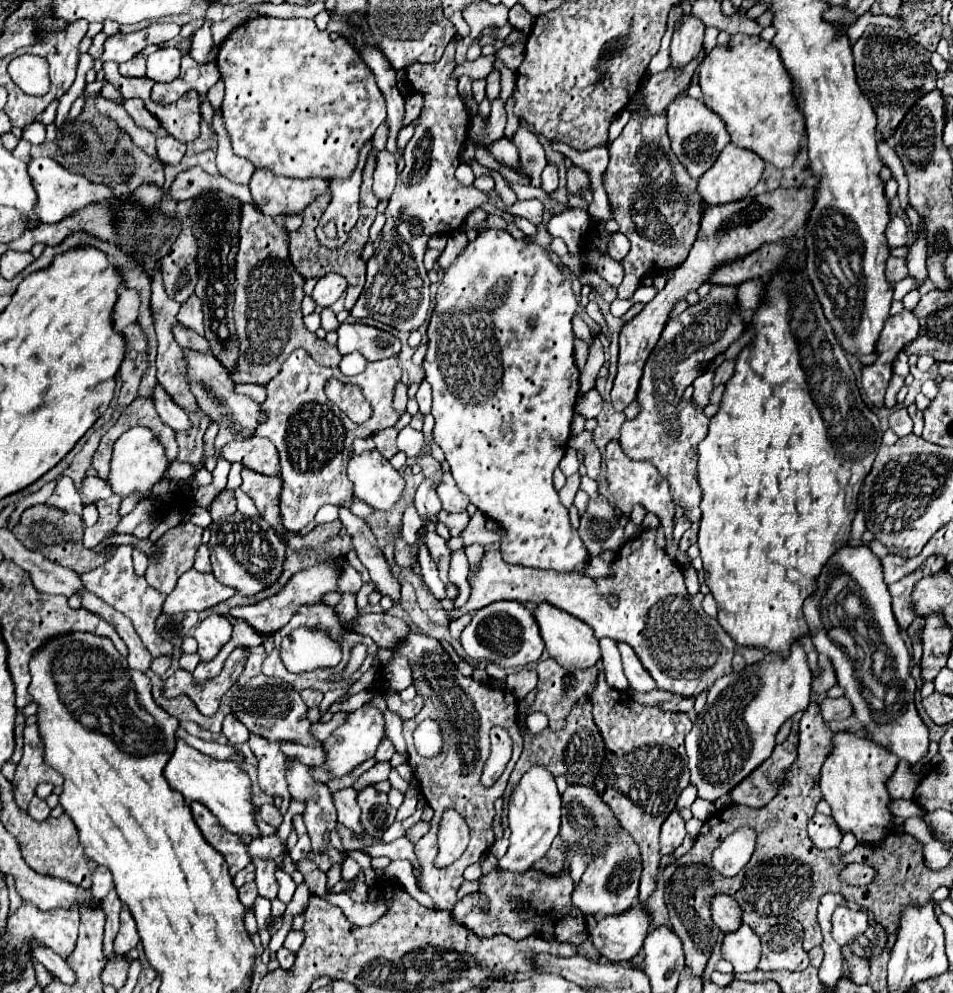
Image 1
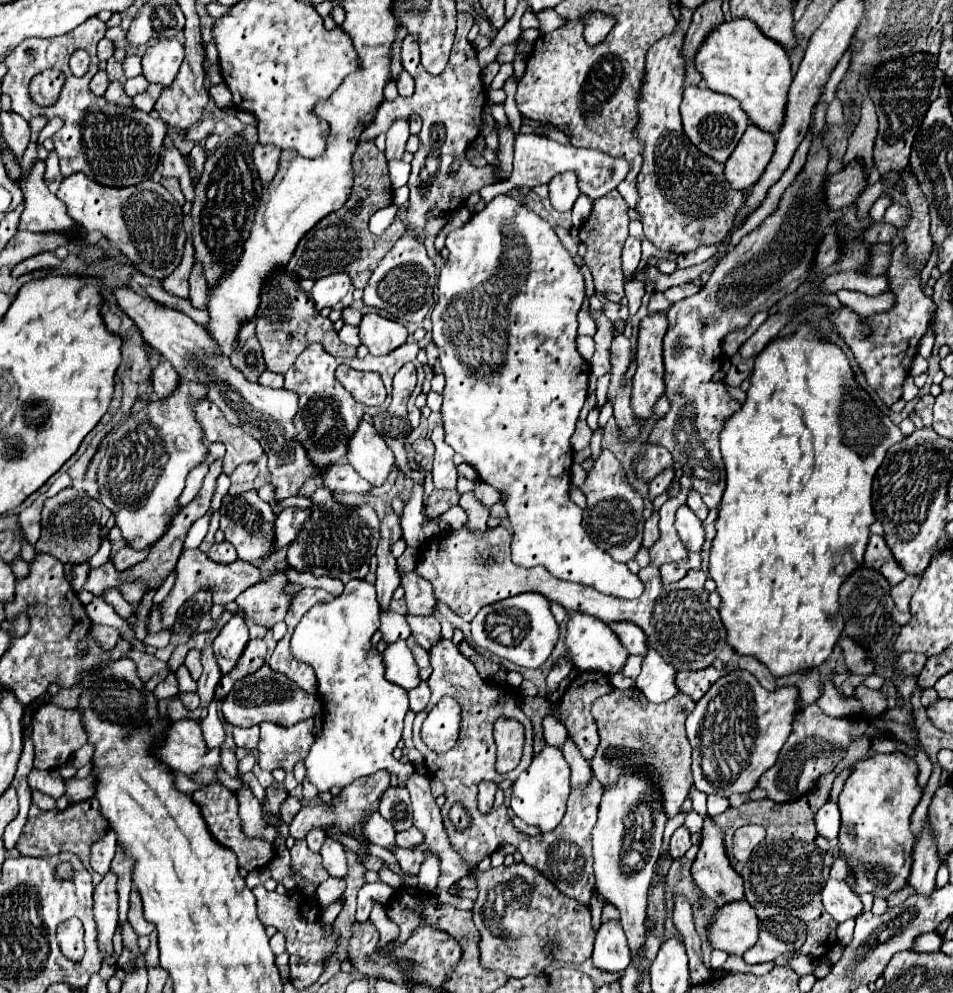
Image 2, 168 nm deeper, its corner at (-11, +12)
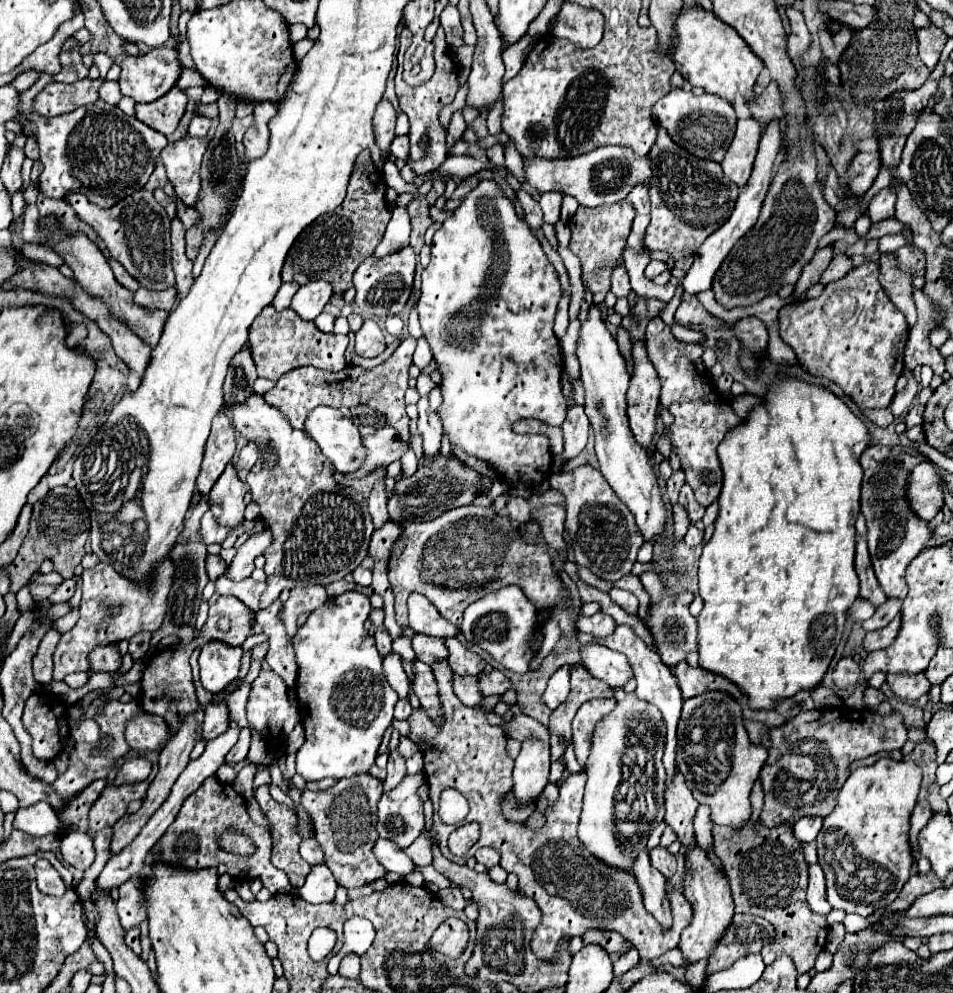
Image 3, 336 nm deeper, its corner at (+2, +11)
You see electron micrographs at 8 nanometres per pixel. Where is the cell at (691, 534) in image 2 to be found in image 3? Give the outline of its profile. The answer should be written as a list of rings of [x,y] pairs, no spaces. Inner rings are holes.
[[[690,525],[690,527],[688,527],[688,533],[686,533],[686,537],[684,537],[684,543],[686,543],[688,547],[696,547],[696,545],[702,543],[702,537],[704,537],[704,533],[702,533],[700,529],[696,529],[694,525]]]

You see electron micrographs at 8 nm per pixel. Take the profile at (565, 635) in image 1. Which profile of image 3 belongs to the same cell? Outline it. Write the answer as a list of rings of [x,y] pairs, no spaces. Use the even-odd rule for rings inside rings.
[[[584,643],[580,645],[580,657],[588,673],[606,681],[610,687],[622,687],[632,677],[626,657],[606,645]]]

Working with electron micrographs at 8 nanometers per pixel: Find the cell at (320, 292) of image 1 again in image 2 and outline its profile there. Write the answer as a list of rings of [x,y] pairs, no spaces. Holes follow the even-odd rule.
[[[335,272],[331,276],[319,278],[311,288],[309,296],[315,302],[315,308],[323,310],[323,308],[333,308],[337,302],[341,302],[341,298],[349,292],[349,288],[351,288],[351,278],[345,272]]]

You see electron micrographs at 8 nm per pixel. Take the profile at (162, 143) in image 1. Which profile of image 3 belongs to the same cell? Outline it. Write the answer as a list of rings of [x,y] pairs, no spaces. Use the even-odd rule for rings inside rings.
[[[198,115],[198,117],[194,117],[192,123],[189,124],[187,135],[190,137],[204,137],[204,135],[207,135],[208,129],[210,129],[210,119]]]

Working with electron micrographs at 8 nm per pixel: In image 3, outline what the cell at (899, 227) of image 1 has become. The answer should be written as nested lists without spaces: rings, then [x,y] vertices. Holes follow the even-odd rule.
[[[882,189],[868,205],[866,213],[868,217],[872,219],[872,223],[876,221],[882,221],[882,219],[888,219],[888,217],[894,217],[894,193],[890,189]]]

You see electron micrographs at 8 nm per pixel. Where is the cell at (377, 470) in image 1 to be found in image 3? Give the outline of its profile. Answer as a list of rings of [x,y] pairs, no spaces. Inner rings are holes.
[[[316,407],[306,419],[306,433],[334,463],[336,471],[350,475],[362,467],[366,447],[362,445],[358,427],[350,417],[344,417],[342,411],[332,407]]]

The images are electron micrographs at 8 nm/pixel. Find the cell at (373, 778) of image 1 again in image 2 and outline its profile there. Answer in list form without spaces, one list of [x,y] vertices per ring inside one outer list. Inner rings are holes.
[[[379,770],[377,774],[365,776],[365,778],[357,778],[355,782],[351,782],[349,786],[345,786],[341,790],[339,796],[333,798],[331,804],[324,806],[316,806],[309,804],[303,807],[295,816],[289,825],[289,833],[293,838],[305,838],[305,834],[309,834],[313,828],[329,828],[335,826],[339,828],[343,834],[351,834],[361,842],[361,848],[357,852],[357,862],[363,862],[365,856],[369,854],[369,842],[363,838],[363,818],[367,818],[367,814],[373,814],[375,810],[379,810],[379,798],[383,796],[383,792],[389,788],[389,772]]]

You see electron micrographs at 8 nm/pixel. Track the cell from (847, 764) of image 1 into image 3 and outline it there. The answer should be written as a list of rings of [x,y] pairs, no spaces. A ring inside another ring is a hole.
[[[880,759],[870,767],[858,767],[850,773],[838,793],[834,811],[824,819],[824,827],[816,839],[818,863],[826,875],[826,899],[834,909],[868,917],[874,909],[886,907],[896,899],[898,887],[902,887],[910,877],[910,843],[906,839],[906,831],[910,829],[910,813],[916,805],[920,781],[920,767],[908,759]]]

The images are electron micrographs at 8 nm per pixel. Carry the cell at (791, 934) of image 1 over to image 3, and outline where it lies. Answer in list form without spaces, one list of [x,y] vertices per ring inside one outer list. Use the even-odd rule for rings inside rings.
[[[734,915],[732,925],[708,959],[708,975],[732,967],[740,957],[760,953],[768,941],[774,943],[774,937],[776,931],[766,919],[754,915]]]

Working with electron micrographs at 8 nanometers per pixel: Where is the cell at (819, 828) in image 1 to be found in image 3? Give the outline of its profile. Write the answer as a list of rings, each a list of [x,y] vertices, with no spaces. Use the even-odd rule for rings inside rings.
[[[800,817],[794,823],[794,835],[804,843],[816,841],[820,829],[822,829],[822,817]]]

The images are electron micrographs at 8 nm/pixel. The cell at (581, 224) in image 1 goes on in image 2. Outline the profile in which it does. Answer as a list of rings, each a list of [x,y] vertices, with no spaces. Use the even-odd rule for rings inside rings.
[[[581,194],[573,206],[573,226],[579,228],[589,218],[589,214],[591,214],[591,200]]]

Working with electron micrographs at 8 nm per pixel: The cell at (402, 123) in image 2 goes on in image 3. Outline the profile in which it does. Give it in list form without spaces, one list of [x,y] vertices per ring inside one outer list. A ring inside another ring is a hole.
[[[382,99],[374,113],[374,135],[376,135],[376,145],[380,151],[386,151],[390,147],[396,135],[394,127],[396,127],[396,111],[386,99]]]

